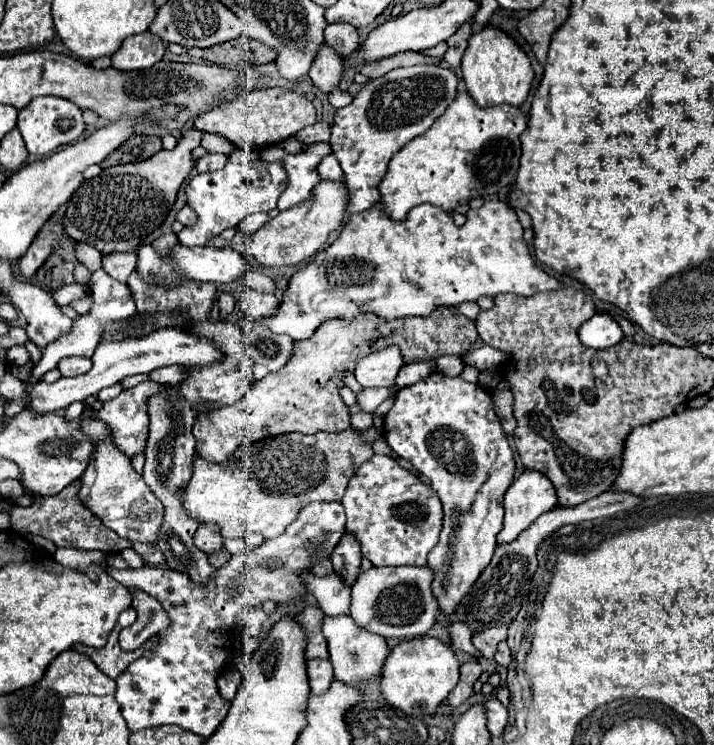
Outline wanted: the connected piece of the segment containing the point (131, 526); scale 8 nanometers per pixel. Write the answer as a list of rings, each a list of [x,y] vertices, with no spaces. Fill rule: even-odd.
[[[84,419],[82,431],[86,431],[86,435],[94,439],[96,453],[90,461],[90,467],[80,479],[82,487],[78,491],[78,499],[86,503],[86,507],[120,537],[140,543],[156,543],[158,525],[162,525],[162,503],[158,503],[156,495],[150,491],[142,475],[134,471],[130,459],[126,459],[118,449],[114,449],[106,425],[98,423],[98,419]]]

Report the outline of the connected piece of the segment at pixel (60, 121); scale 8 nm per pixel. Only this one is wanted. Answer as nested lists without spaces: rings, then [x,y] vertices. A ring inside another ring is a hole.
[[[36,97],[28,107],[18,111],[18,125],[16,125],[26,141],[26,147],[32,155],[48,155],[62,145],[74,143],[82,137],[86,123],[82,119],[82,109],[76,107],[72,101],[62,97]]]

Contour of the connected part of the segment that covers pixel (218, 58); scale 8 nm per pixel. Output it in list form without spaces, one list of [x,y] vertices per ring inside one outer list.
[[[240,37],[240,39],[228,41],[222,45],[214,45],[208,49],[192,47],[192,49],[188,49],[188,55],[210,61],[210,63],[218,63],[218,65],[238,65],[240,61],[264,65],[264,63],[276,59],[276,55],[270,47],[266,47],[264,43],[258,43],[256,39],[248,39],[248,37]]]

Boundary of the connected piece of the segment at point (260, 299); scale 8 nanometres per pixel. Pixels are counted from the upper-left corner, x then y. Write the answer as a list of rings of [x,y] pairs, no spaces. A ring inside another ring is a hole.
[[[246,287],[242,291],[240,305],[242,305],[242,313],[248,319],[266,319],[266,317],[276,313],[280,301],[272,293],[260,293],[260,291],[254,291],[254,289]]]

